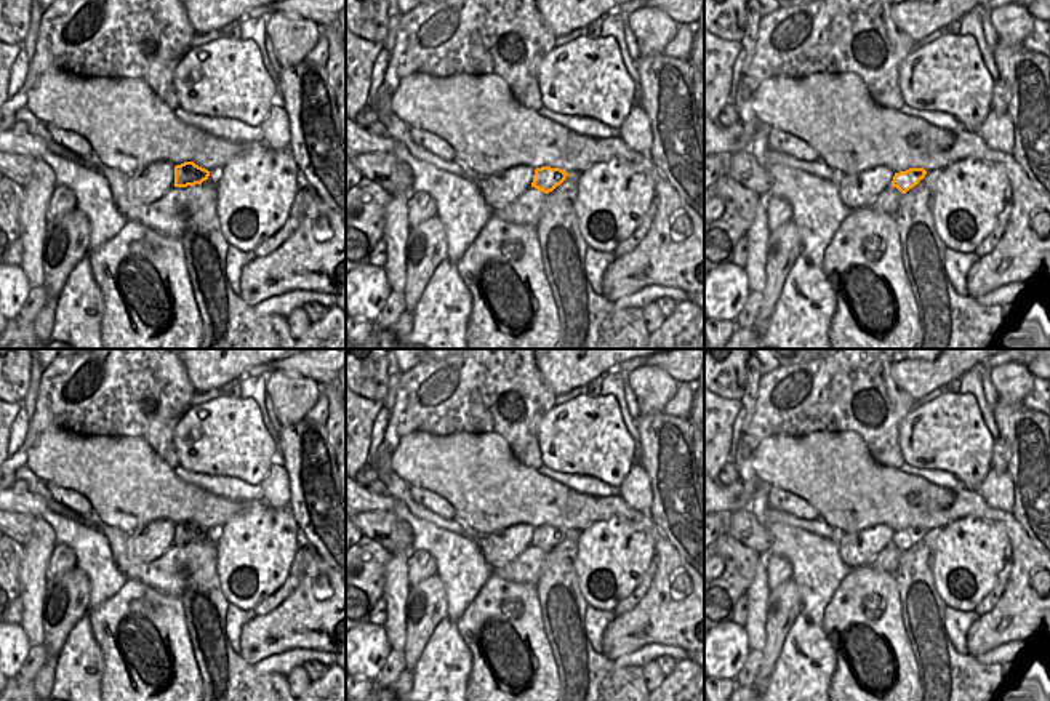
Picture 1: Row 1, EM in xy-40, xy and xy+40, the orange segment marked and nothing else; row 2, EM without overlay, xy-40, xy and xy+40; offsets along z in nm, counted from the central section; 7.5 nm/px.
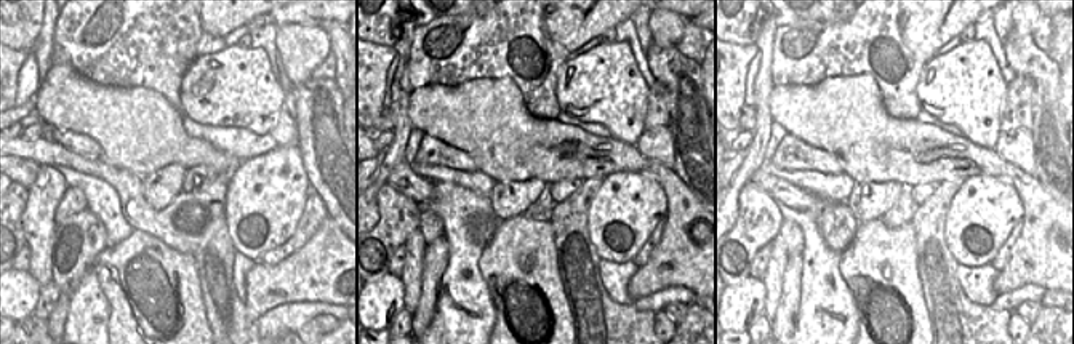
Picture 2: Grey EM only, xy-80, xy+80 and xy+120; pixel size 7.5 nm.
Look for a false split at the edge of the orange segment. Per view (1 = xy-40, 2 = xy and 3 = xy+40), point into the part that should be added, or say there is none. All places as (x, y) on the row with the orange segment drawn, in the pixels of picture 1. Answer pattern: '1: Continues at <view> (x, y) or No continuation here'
1: No continuation here
2: No continuation here
3: No continuation here.

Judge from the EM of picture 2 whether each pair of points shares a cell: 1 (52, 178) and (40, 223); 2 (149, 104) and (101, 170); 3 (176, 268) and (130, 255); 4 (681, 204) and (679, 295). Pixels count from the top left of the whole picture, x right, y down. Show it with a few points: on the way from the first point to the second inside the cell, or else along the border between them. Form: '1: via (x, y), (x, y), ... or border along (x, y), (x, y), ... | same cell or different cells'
1: via (48, 189), (42, 199), (40, 212) | same cell
2: border along (101, 157), (141, 178) | different cells
3: via (165, 264), (146, 245), (141, 250) | same cell
4: border along (695, 295), (685, 288), (665, 287), (642, 298) | different cells

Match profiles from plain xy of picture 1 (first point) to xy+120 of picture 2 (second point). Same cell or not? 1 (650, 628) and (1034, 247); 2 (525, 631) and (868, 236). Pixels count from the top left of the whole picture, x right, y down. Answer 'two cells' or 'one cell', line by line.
1: one cell
2: one cell

